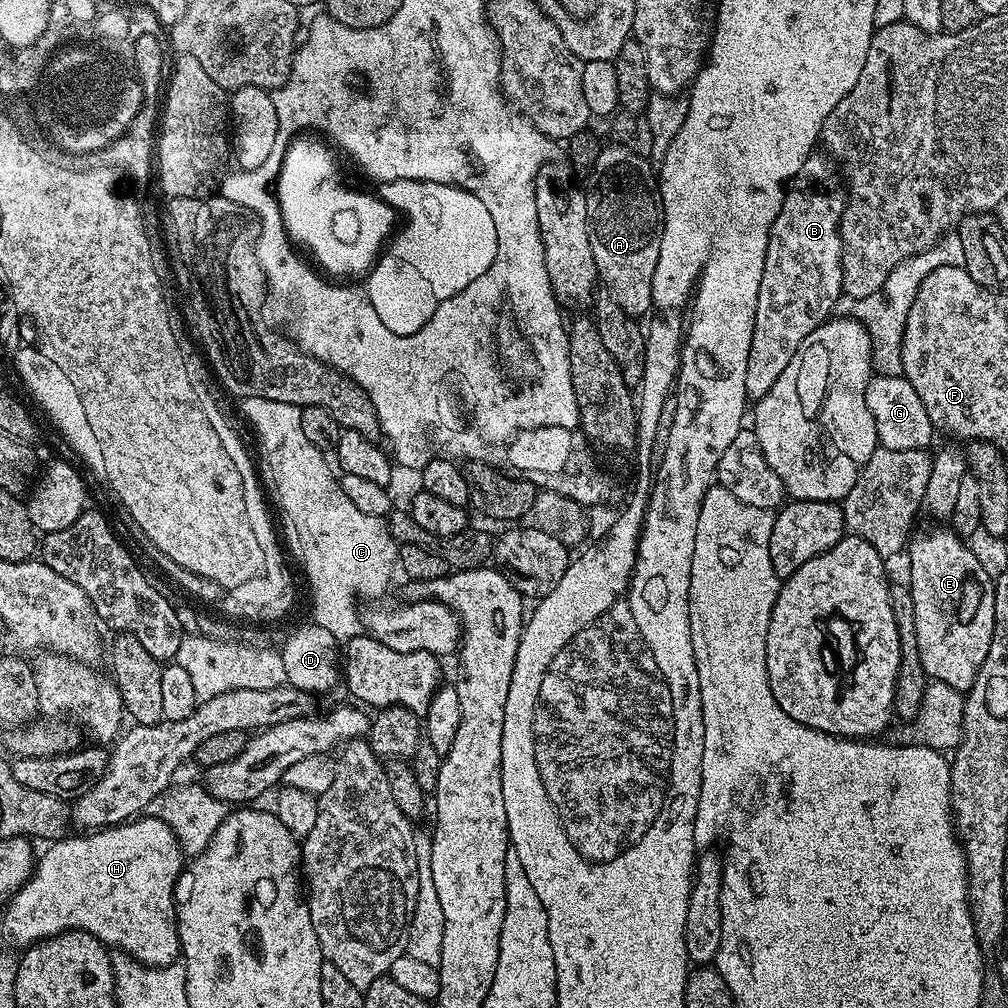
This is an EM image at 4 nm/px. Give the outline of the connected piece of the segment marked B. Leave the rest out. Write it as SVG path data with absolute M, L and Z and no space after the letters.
M813 154L808 156L806 162L802 162L802 170L798 170L796 177L787 185L784 193L784 201L782 202L782 210L777 213L774 218L774 226L768 235L766 258L764 259L764 265L762 266L762 286L758 286L758 310L754 314L754 334L752 335L752 341L750 342L750 358L746 362L746 394L748 395L749 401L758 402L766 394L770 394L770 386L774 386L774 382L778 382L778 377L782 375L782 370L786 370L786 365L790 362L790 358L794 358L798 346L802 346L806 334L810 334L816 327L829 319L829 317L833 315L832 307L834 307L839 300L842 300L844 279L842 278L840 219L844 213L844 207L847 205L848 193L846 191L846 184L842 179L841 173L838 171L837 165L824 154Z

